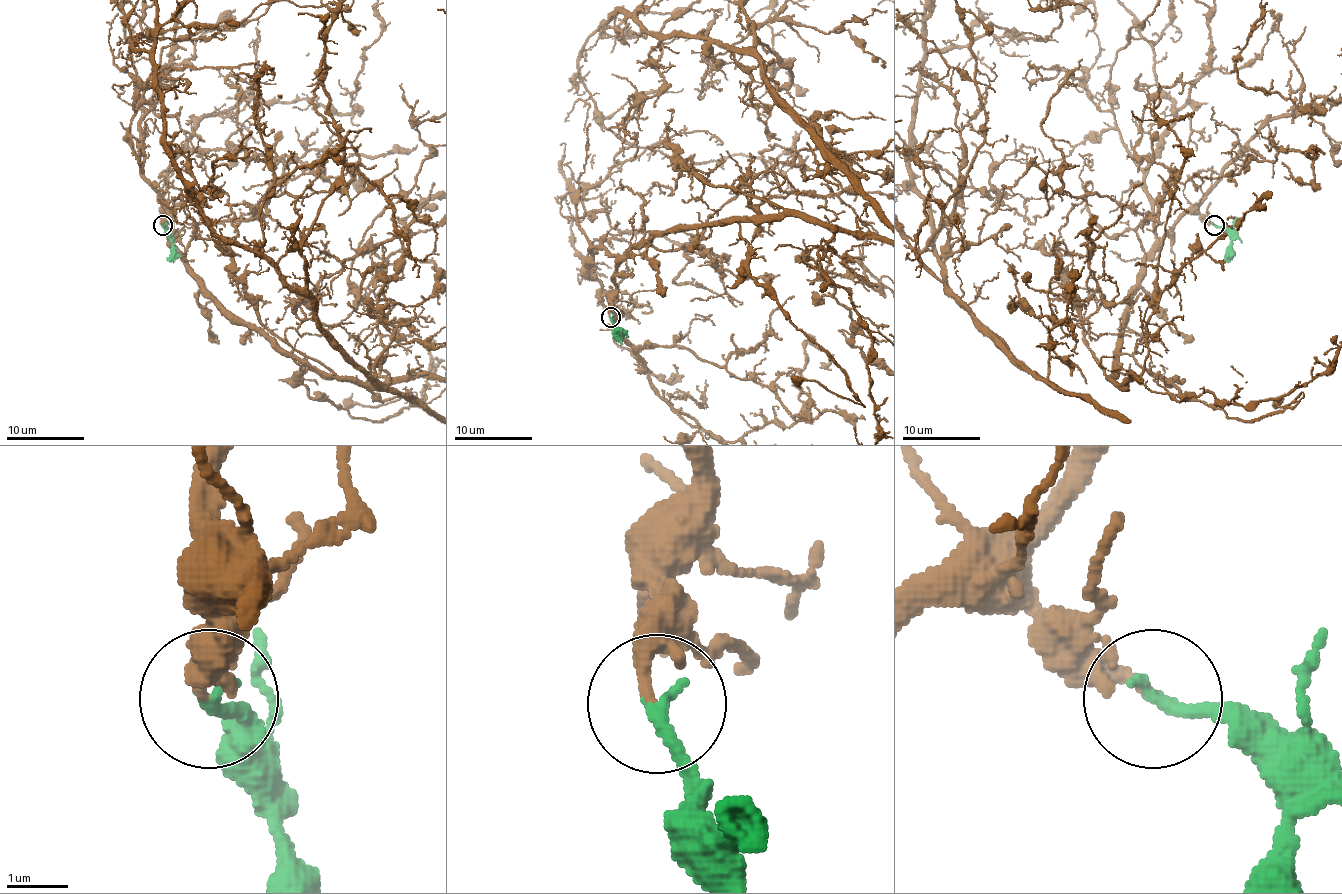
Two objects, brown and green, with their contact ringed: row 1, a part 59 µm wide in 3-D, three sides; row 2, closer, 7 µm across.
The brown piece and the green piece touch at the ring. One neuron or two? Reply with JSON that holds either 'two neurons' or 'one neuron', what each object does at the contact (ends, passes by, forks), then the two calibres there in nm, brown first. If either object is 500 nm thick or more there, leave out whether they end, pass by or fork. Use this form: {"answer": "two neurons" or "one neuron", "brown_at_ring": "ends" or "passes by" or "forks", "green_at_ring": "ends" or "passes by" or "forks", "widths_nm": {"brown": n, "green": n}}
{"answer": "one neuron", "brown_at_ring": "ends", "green_at_ring": "ends", "widths_nm": {"brown": 190, "green": 240}}

